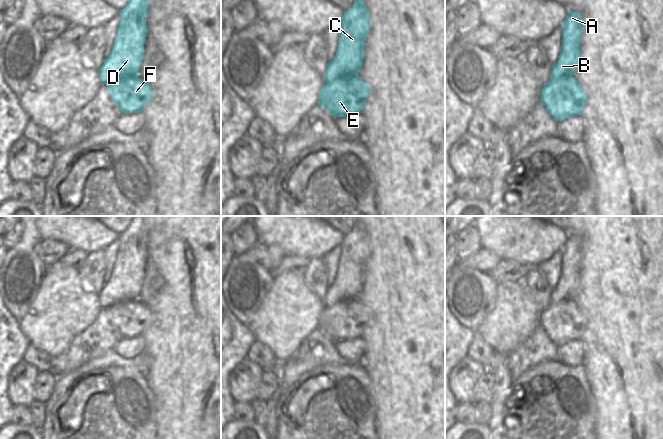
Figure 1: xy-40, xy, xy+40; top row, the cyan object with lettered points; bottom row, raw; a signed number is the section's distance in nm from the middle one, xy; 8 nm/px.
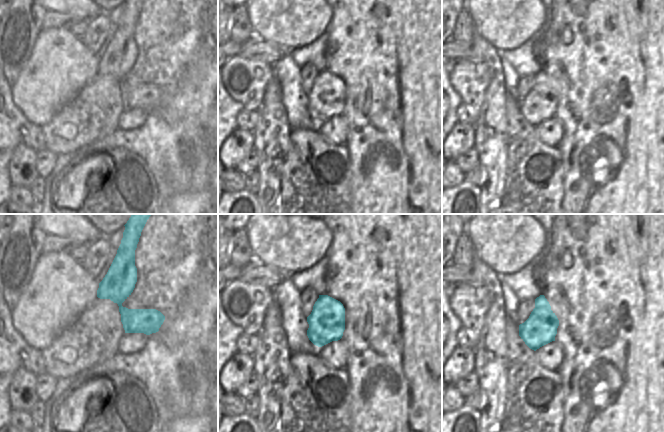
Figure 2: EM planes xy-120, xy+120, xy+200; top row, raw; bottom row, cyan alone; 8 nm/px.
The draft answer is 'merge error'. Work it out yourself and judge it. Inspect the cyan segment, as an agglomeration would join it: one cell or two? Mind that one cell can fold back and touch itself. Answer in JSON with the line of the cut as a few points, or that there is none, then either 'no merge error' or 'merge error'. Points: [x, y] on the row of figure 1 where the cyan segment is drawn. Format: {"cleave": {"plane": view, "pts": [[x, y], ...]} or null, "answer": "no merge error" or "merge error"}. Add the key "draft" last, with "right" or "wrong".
{"cleave": {"plane": "xy", "pts": [[357, 74], [339, 76], [330, 82], [324, 83]]}, "answer": "merge error", "draft": "right"}

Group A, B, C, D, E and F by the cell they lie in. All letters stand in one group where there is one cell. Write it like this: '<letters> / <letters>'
A B C D / E F

